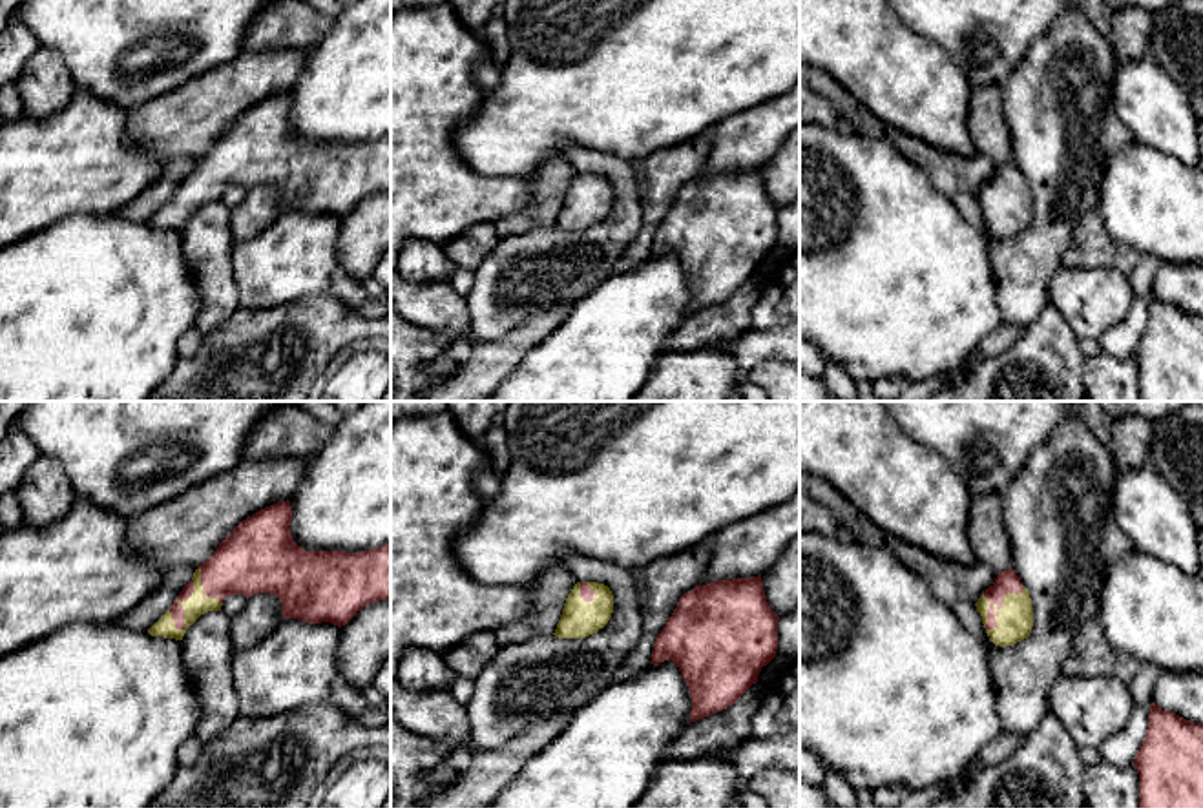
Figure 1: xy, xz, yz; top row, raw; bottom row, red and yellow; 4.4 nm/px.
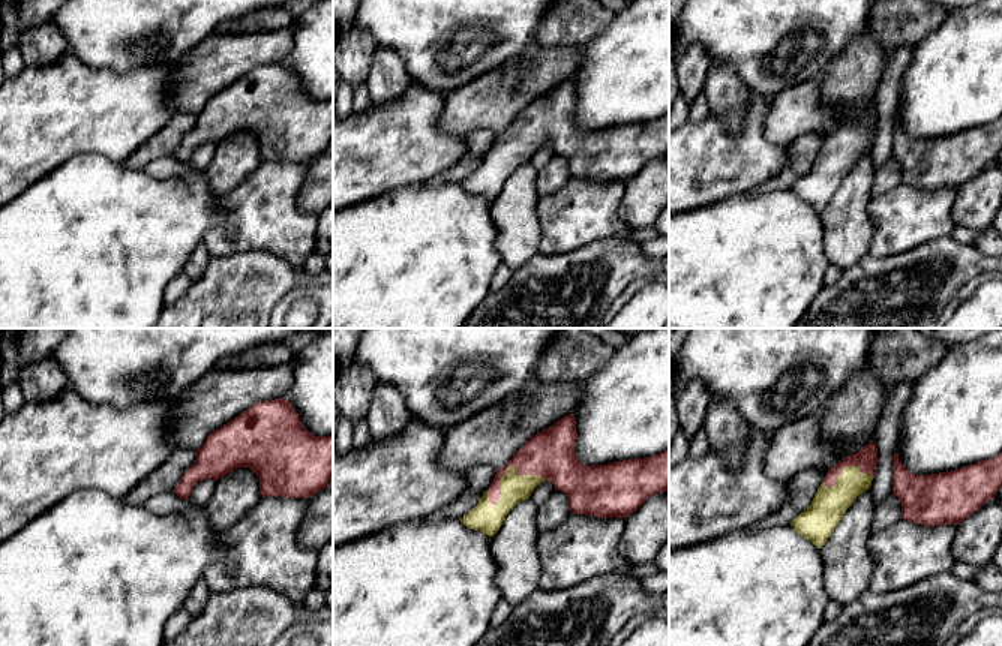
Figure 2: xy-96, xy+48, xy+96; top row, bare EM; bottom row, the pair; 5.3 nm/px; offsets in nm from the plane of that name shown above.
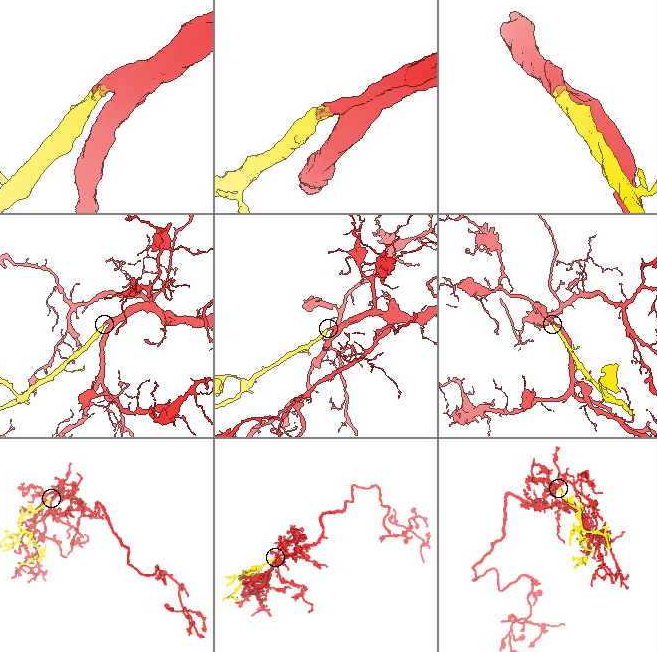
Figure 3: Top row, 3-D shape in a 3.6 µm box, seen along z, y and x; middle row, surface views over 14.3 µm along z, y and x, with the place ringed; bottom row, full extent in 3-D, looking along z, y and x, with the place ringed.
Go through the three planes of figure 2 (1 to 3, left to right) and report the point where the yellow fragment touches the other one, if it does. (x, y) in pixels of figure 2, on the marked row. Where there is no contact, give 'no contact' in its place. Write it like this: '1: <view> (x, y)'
1: no contact
2: xy+48 (506, 469)
3: xy+96 (843, 466)

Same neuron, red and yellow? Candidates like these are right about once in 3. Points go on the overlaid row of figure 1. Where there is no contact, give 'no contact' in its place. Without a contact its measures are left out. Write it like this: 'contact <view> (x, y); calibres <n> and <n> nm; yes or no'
contact yz (1001, 604); calibres 100 and 160 nm; yes

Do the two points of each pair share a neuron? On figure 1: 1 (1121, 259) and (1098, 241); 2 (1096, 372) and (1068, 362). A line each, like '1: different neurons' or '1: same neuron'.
1: same neuron
2: different neurons

